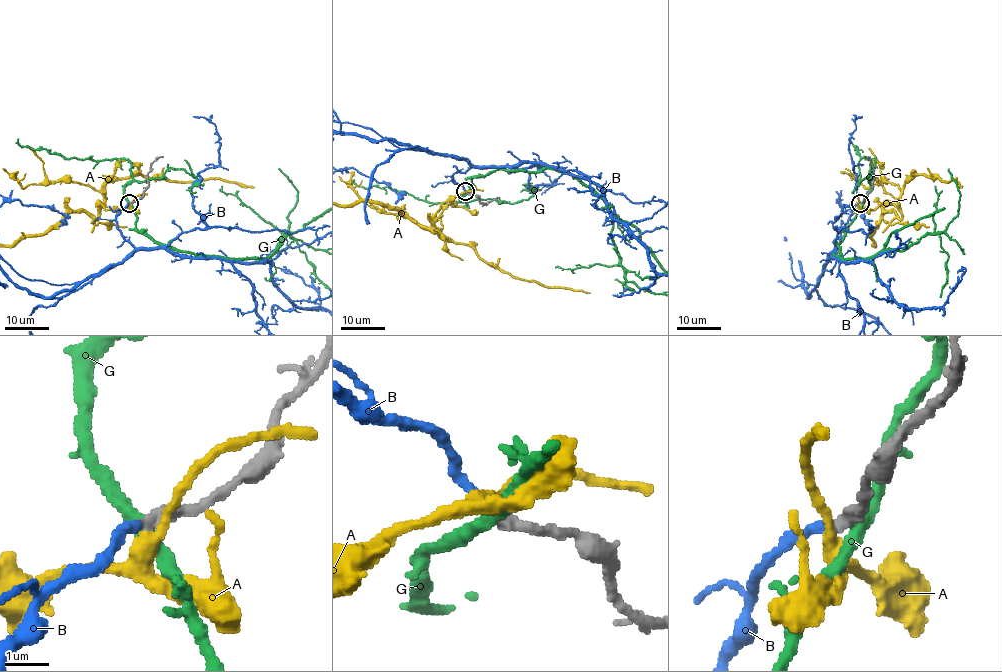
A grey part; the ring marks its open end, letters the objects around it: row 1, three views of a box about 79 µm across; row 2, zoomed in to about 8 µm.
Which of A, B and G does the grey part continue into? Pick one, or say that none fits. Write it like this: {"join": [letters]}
{"join": ["B"]}

